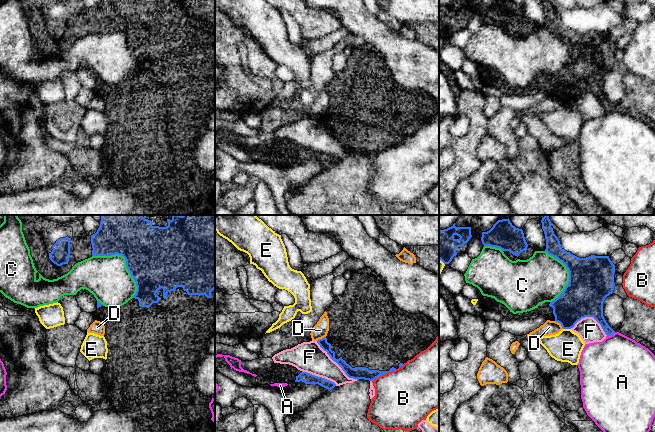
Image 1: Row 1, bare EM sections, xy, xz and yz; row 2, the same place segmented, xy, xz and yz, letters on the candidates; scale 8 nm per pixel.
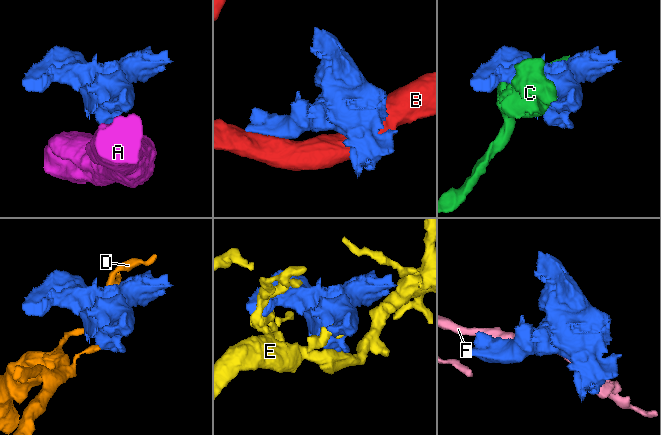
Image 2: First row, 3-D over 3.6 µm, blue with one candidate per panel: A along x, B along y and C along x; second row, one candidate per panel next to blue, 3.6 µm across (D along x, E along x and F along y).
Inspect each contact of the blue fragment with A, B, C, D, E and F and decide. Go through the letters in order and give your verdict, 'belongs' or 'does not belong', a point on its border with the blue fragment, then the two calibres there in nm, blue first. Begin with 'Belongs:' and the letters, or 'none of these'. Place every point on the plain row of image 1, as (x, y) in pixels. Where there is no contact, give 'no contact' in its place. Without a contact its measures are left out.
Belongs: none of these
A: does not belong; contact yz (611, 110); calibres 140 and 460 nm
B: does not belong; contact xz (384, 149); calibres 100 and 460 nm
C: does not belong; contact xy (126, 38); calibres 500 and 360 nm
D: does not belong; contact yz (560, 99); calibres 300 and 110 nm
E: does not belong; contact yz (567, 104); calibres 280 and 260 nm
F: does not belong; contact xz (336, 138); calibres 100 and 240 nm

